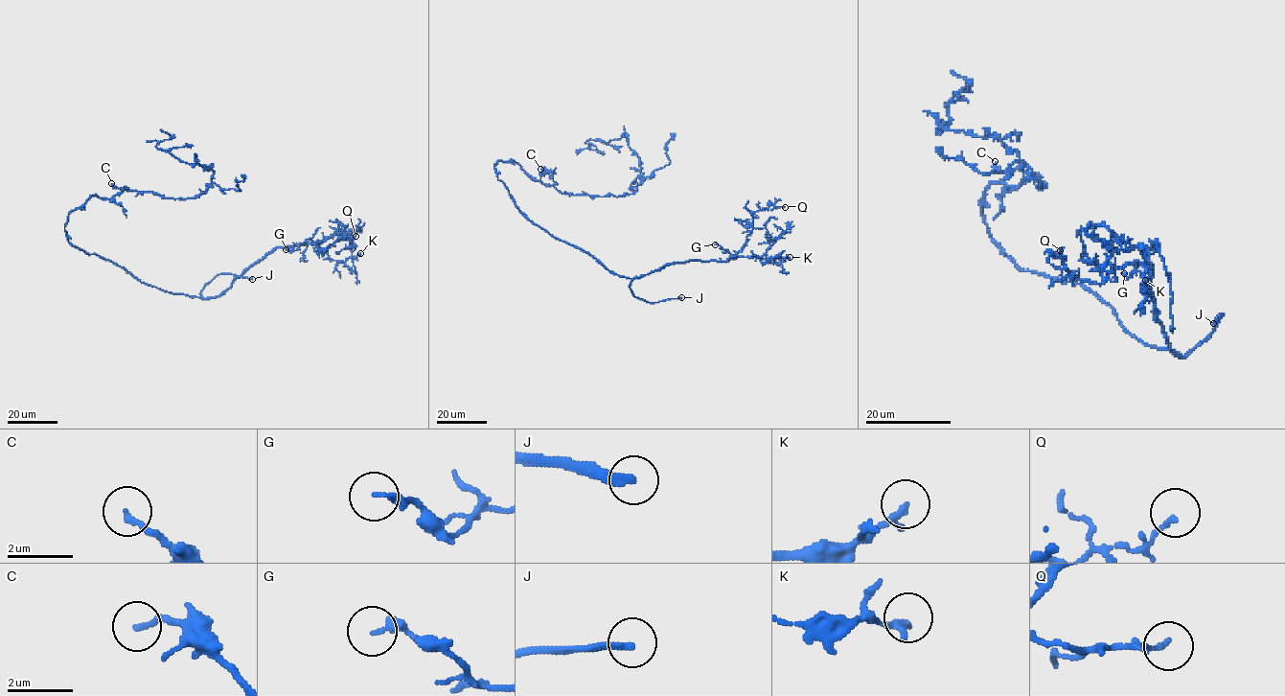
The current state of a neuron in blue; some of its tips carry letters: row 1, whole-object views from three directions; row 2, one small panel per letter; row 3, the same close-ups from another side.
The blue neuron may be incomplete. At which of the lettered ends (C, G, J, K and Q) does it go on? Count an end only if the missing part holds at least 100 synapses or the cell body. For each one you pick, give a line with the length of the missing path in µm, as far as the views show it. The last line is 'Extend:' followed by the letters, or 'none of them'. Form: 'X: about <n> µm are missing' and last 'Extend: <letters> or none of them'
J: about 40 µm are missing
Extend: J

